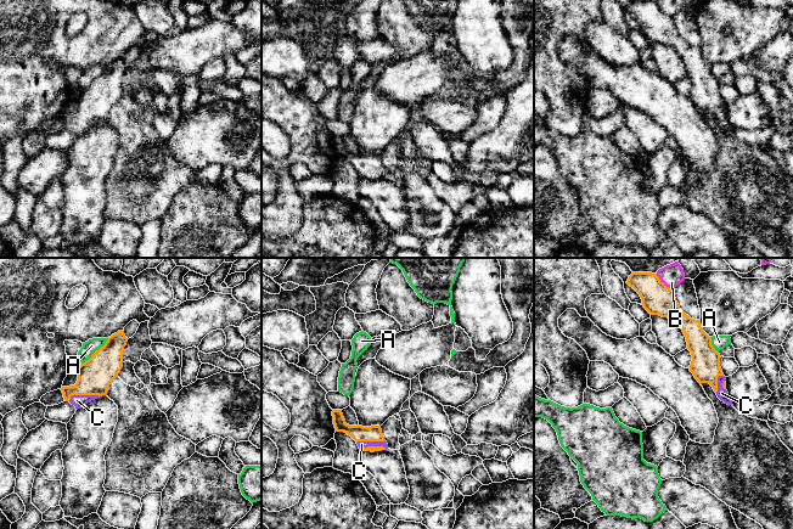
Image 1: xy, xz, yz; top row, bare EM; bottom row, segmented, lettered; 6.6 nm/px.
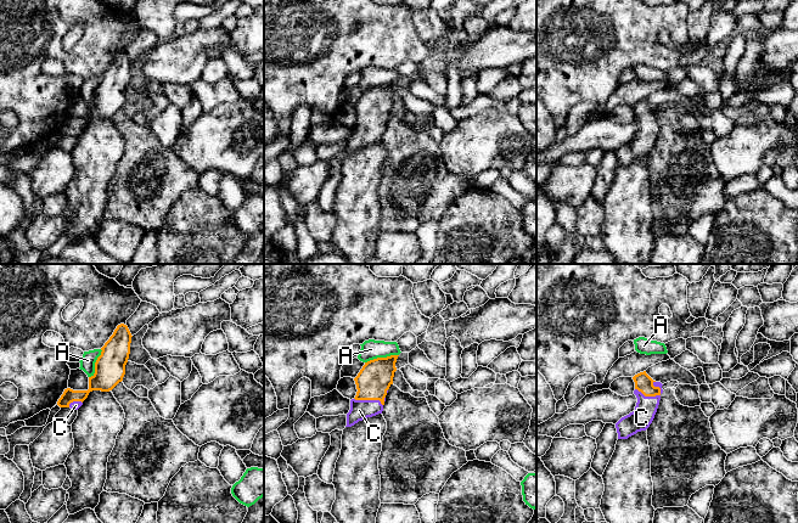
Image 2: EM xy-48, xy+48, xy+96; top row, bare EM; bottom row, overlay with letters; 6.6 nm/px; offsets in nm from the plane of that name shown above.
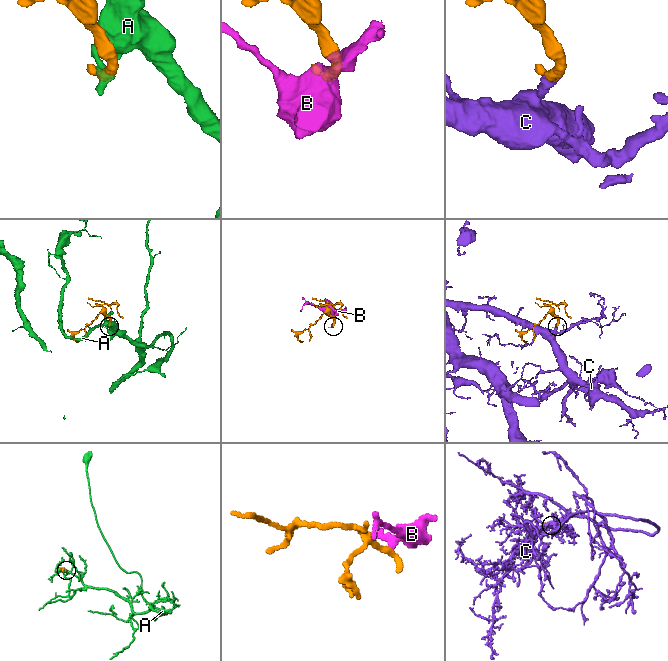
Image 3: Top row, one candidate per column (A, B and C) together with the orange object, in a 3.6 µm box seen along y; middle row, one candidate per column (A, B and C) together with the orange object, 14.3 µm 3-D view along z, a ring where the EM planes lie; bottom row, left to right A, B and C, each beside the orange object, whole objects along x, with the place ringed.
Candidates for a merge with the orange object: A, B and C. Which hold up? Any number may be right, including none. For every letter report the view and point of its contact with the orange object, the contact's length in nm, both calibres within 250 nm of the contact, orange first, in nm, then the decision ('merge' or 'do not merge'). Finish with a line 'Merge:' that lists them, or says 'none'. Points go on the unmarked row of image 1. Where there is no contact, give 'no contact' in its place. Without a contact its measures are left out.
A: meets orange in xy at (95, 79); contact 260 nm long; 220 nm thick on the orange side, 90 nm on the other; do not merge
B: meets orange in yz at (662, 10); contact 160 nm long; 200 nm thick on the orange side, 100 nm on the other; do not merge
C: meets orange in xy at (83, 122); contact 220 nm long; 220 nm thick on the orange side, 80 nm on the other; merge
Merge: C

